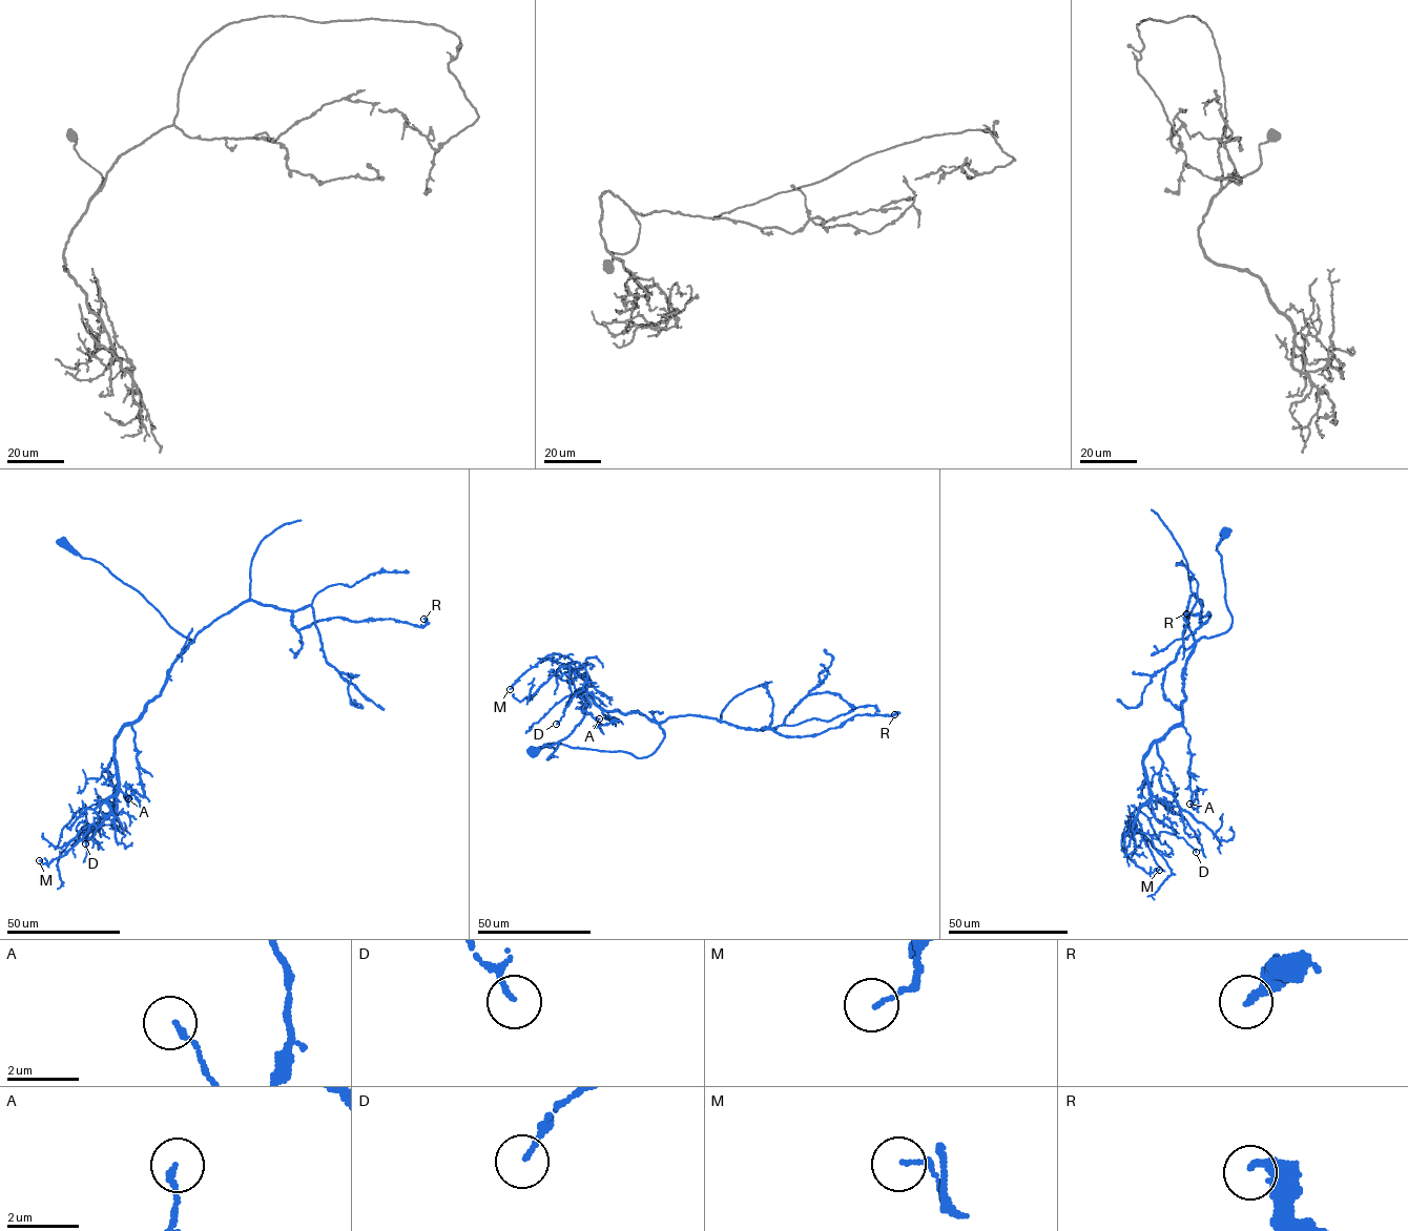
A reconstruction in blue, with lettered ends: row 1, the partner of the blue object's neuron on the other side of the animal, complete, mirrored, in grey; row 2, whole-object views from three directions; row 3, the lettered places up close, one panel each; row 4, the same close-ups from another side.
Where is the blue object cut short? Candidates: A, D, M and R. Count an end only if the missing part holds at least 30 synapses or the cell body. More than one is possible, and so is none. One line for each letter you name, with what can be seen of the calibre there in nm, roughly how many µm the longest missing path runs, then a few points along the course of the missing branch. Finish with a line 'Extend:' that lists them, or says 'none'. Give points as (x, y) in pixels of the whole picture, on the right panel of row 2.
Extend: none

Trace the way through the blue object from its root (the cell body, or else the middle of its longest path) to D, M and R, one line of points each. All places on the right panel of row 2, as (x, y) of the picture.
D: (1223, 531), (1232, 626), (1196, 642), (1182, 722), (1143, 759), (1151, 798), (1134, 823), (1196, 852)
M: (1223, 531), (1232, 626), (1196, 642), (1182, 722), (1144, 757), (1151, 798), (1122, 834), (1138, 867), (1159, 870)
R: (1223, 531), (1232, 626), (1196, 640), (1189, 597), (1201, 626), (1209, 613), (1186, 613)

